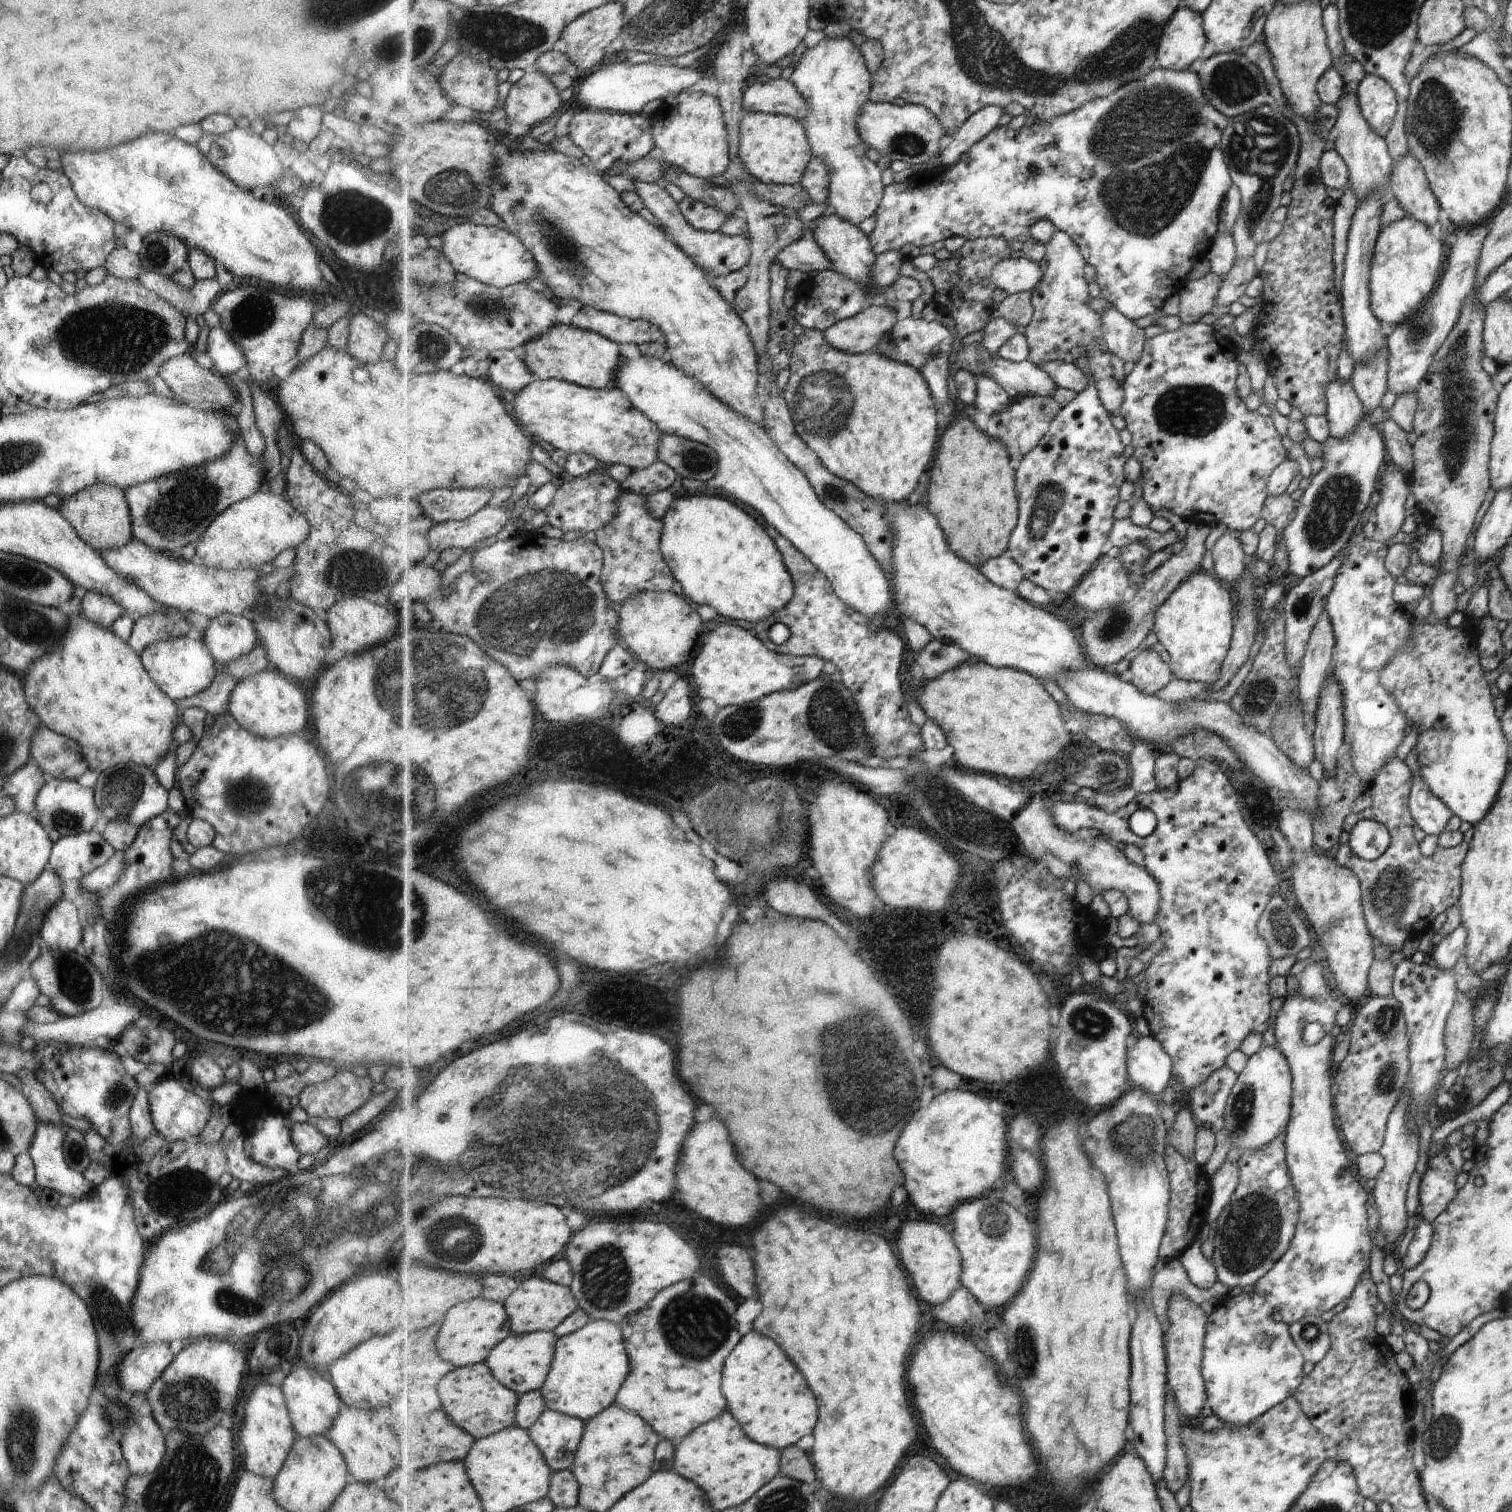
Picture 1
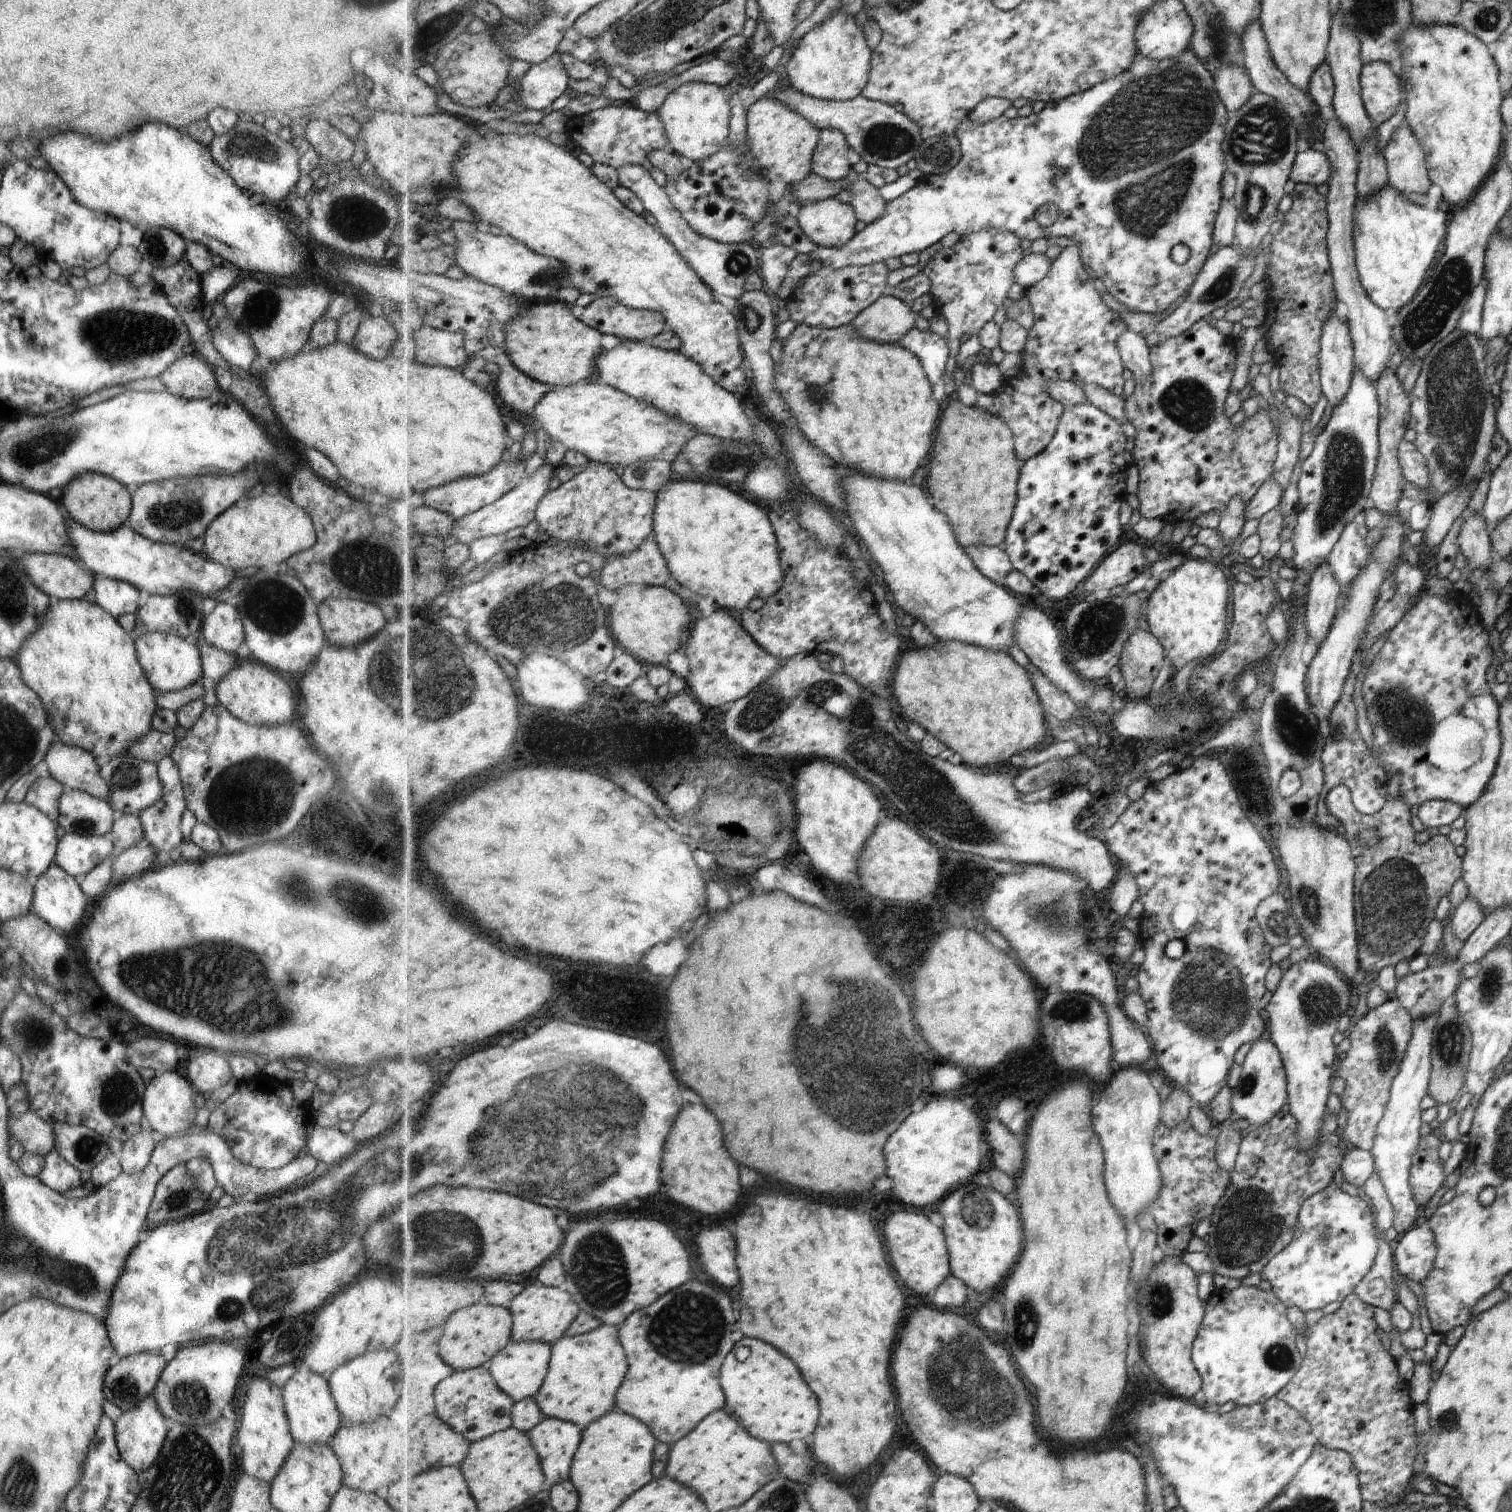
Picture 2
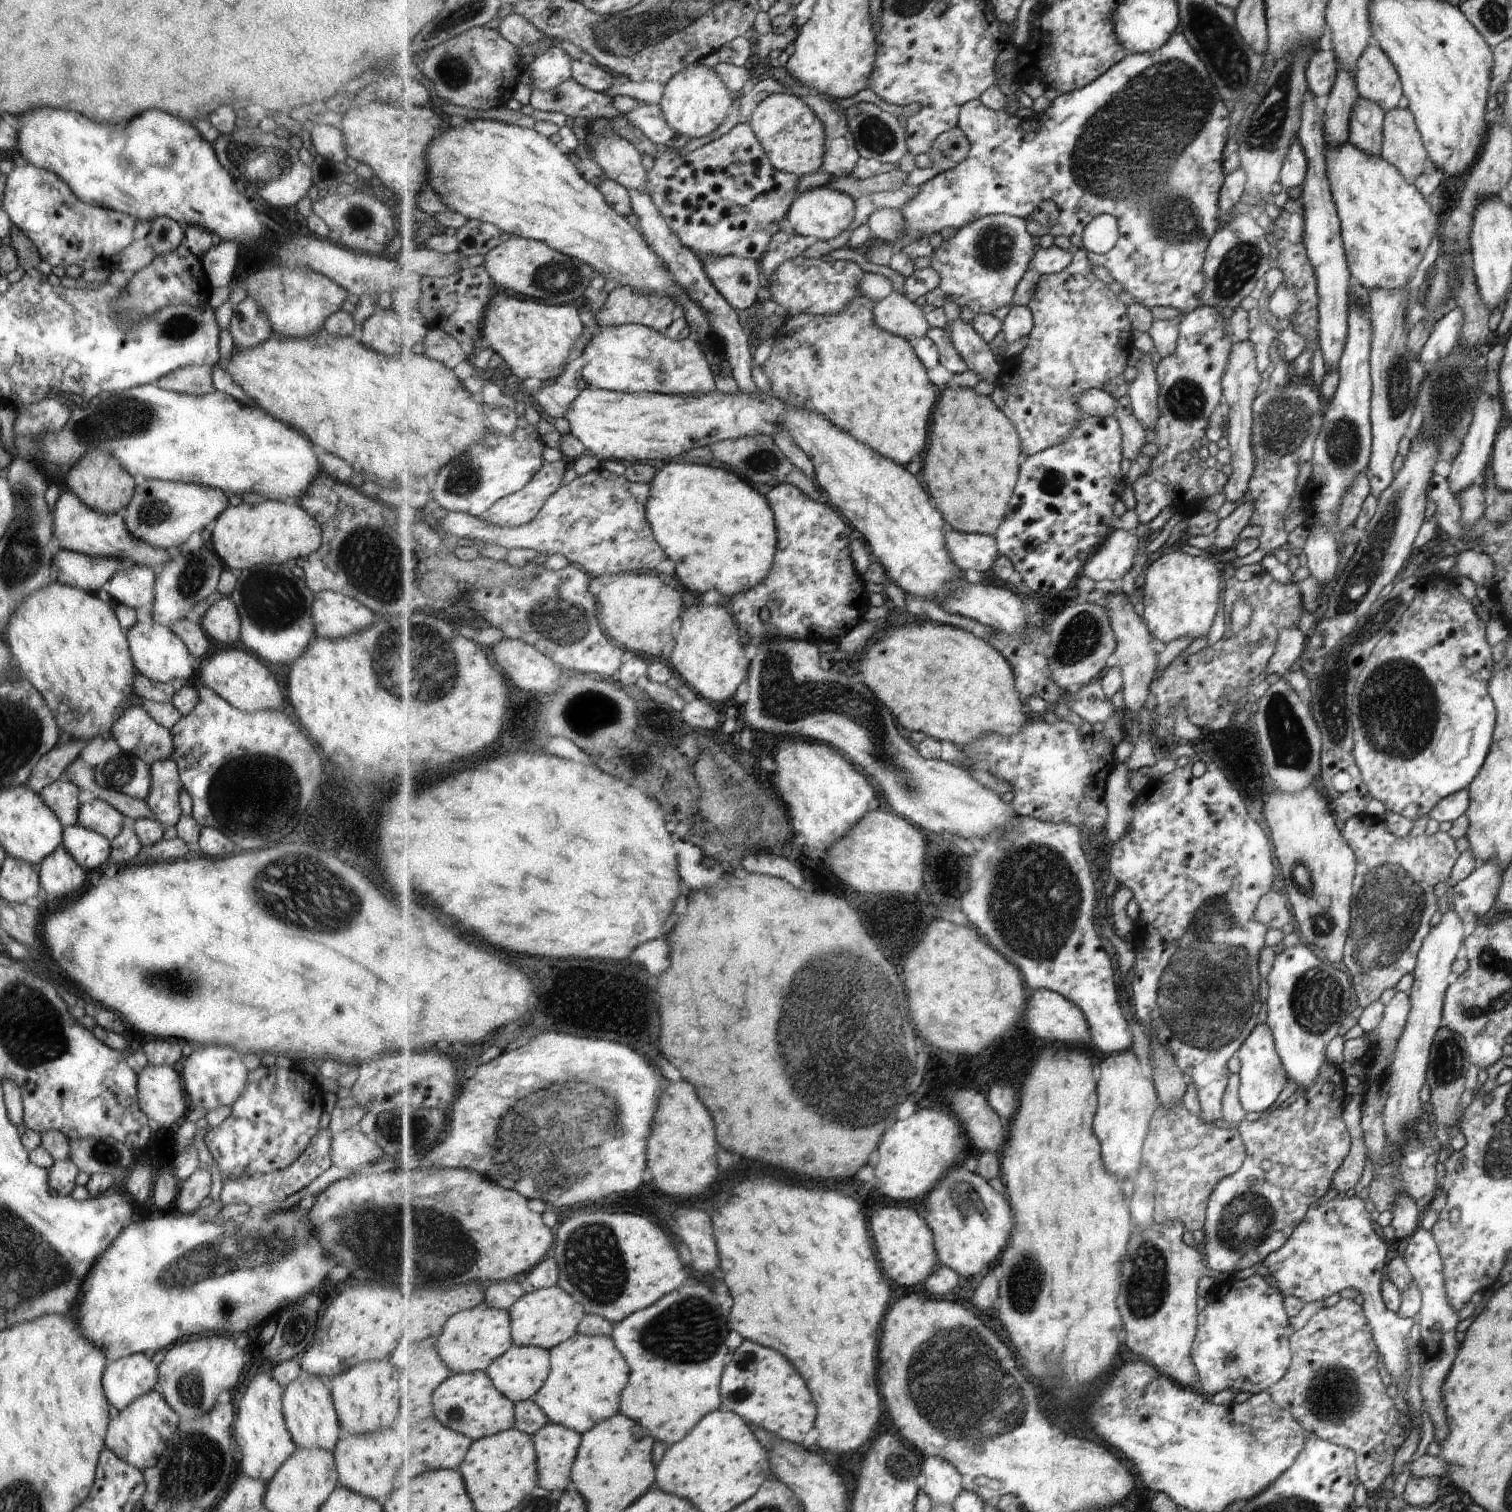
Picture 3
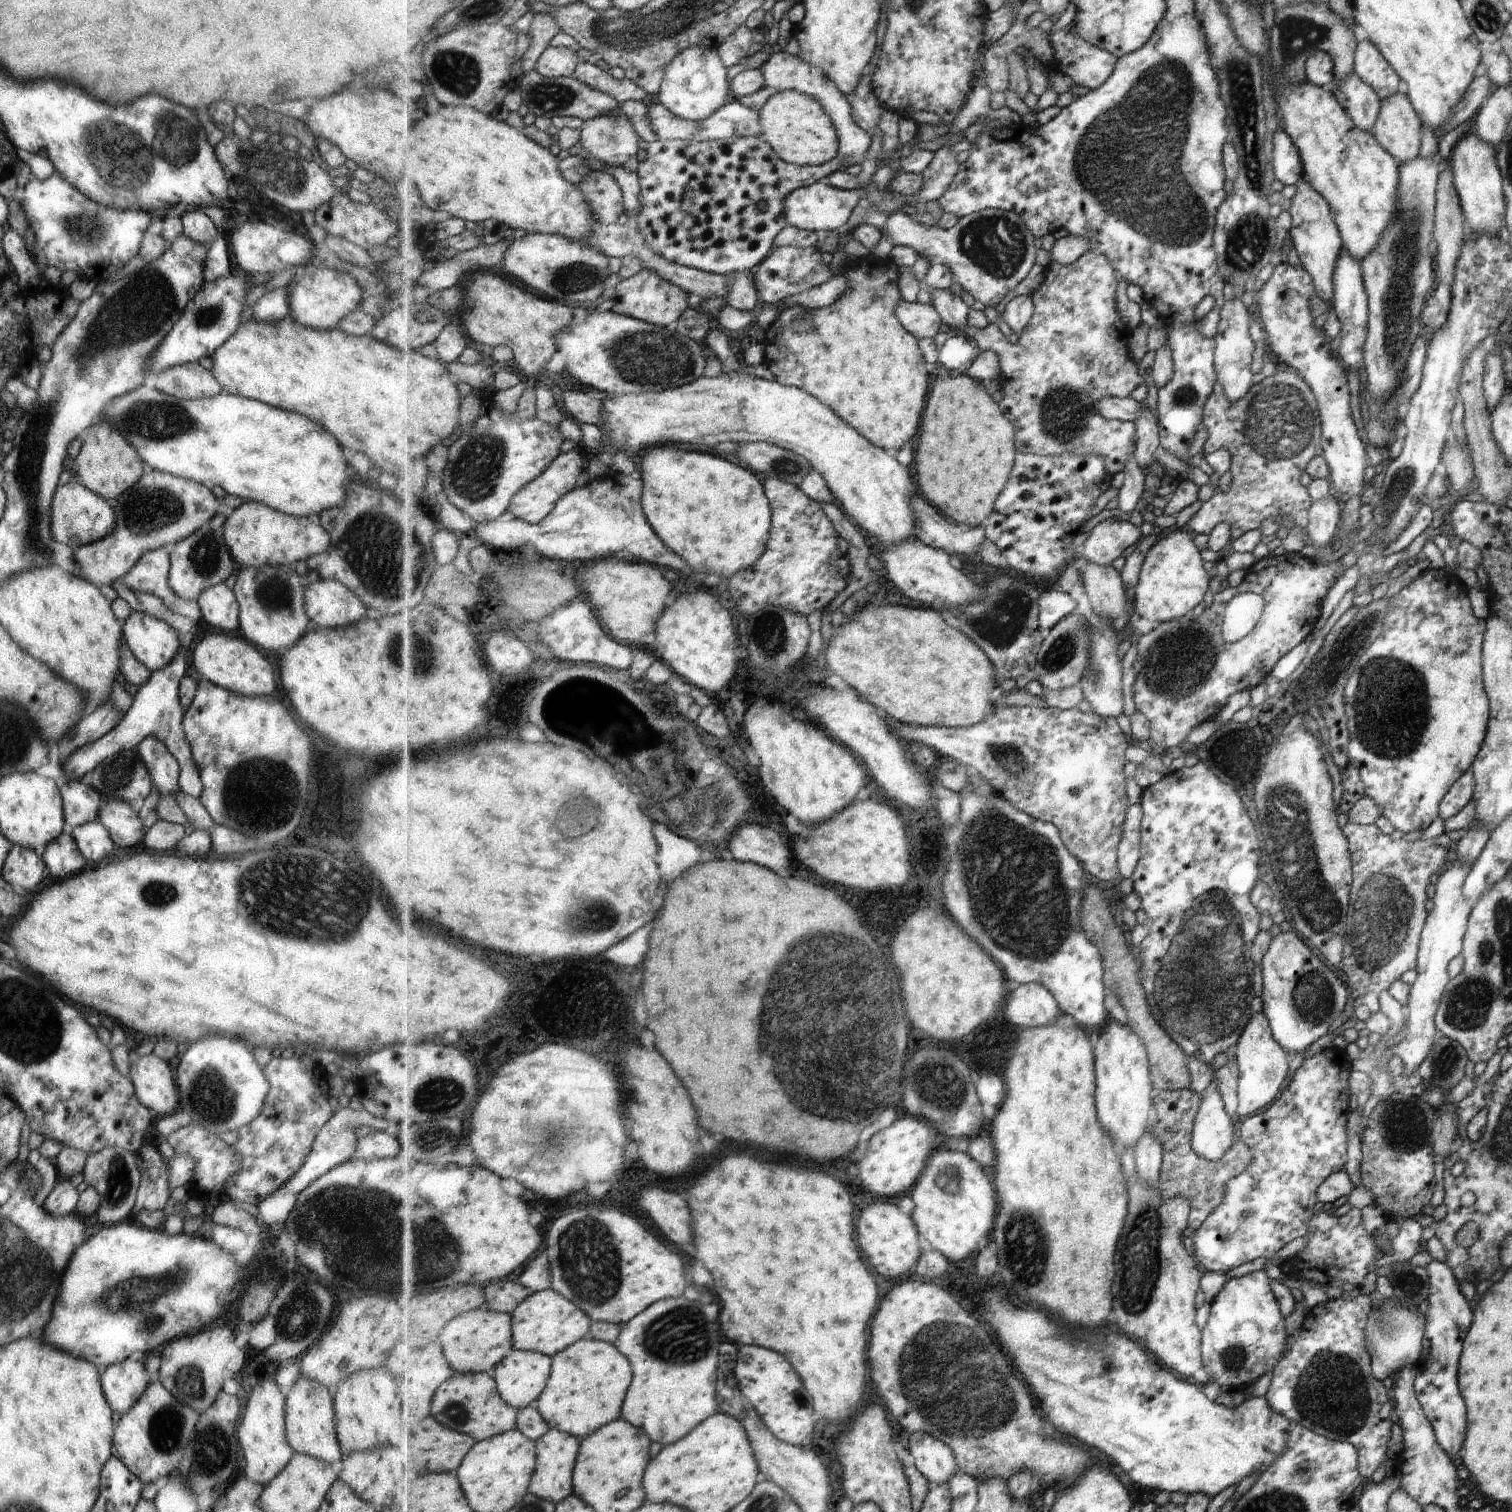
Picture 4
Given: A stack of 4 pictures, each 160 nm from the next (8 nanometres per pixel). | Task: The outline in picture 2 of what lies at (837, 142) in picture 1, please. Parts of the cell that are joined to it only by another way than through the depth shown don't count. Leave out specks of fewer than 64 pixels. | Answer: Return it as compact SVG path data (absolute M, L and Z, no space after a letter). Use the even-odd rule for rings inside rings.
M841 8L801 40L787 66L789 80L795 88L830 101L850 101L864 94L870 86L876 54L854 15L849 9ZM852 168L850 180L854 184L848 190L852 192L850 204L854 206L858 219L872 225L886 214L888 202L882 196L880 188L874 186L872 182L868 182L866 177L866 174L856 173Z

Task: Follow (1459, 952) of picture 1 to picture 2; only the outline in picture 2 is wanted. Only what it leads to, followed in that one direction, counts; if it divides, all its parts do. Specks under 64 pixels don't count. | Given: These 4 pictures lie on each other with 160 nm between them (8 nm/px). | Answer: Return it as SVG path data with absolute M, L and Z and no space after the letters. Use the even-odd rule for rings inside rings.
M1468 895L1455 909L1452 909L1449 919L1455 936L1464 942L1480 926L1484 917L1485 910L1479 900Z

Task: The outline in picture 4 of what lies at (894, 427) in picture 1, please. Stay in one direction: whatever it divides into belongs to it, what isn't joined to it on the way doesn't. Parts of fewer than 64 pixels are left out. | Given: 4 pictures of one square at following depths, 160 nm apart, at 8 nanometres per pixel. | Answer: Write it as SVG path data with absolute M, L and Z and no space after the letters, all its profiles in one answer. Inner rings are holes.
M870 255L848 260L849 267L844 274L849 280L848 291L832 306L813 311L806 307L790 307L777 317L766 334L766 364L778 382L806 389L830 405L845 421L854 424L858 432L862 432L868 440L874 440L880 448L902 448L920 432L932 380L928 361L921 339L914 336L897 315L903 300L898 284L900 266L890 256L877 258ZM806 313L812 321L808 322L806 316L802 332L794 330Z

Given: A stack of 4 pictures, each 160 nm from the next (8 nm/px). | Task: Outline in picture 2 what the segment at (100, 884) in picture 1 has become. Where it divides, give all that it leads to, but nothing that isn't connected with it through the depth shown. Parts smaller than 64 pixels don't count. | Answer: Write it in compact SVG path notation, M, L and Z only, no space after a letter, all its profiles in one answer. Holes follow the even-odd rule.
M142 839L133 847L117 852L113 862L112 883L117 884L153 868L157 862L155 850Z

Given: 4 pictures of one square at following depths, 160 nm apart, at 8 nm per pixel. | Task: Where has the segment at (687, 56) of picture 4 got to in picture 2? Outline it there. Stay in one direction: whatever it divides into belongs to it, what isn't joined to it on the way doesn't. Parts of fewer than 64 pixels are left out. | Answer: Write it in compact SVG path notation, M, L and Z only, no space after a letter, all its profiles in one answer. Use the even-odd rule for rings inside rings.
M688 82L668 94L659 113L670 138L669 149L691 162L706 160L730 146L732 105L724 87L706 82Z

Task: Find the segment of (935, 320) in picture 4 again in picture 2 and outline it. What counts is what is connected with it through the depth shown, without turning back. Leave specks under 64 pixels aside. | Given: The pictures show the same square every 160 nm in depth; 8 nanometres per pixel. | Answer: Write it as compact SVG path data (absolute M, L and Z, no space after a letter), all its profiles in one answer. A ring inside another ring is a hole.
M885 294L855 319L852 326L858 330L860 338L880 344L899 344L914 330L916 318L918 313L906 302Z

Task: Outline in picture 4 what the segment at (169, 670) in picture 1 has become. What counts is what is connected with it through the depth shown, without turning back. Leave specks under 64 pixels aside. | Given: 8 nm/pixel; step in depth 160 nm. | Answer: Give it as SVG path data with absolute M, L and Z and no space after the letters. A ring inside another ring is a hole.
M132 611L122 625L124 640L148 670L168 664L181 646L179 634L170 623L153 614Z

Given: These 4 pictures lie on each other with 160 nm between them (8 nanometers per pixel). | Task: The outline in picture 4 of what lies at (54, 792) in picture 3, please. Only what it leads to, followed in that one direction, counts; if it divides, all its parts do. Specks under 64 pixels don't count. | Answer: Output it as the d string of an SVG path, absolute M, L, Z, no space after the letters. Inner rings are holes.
M68 781L59 788L65 814L65 824L69 829L98 820L101 809L101 794L82 784L81 781Z

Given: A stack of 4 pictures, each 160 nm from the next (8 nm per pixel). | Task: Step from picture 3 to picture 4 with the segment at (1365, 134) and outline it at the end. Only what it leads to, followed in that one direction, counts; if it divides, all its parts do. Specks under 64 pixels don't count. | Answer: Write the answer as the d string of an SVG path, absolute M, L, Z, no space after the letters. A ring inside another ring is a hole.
M1355 71L1341 79L1334 77L1333 74L1329 84L1323 88L1330 90L1336 97L1336 100L1354 121L1355 127L1371 132L1381 102L1366 81L1363 81Z

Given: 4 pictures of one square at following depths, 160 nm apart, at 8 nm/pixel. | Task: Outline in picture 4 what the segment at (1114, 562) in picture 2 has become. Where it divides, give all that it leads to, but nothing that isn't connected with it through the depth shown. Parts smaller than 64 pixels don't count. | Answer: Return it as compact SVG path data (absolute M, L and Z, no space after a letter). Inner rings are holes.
M1110 517L1093 528L1080 554L1107 567L1138 546L1142 538L1142 530L1133 521Z

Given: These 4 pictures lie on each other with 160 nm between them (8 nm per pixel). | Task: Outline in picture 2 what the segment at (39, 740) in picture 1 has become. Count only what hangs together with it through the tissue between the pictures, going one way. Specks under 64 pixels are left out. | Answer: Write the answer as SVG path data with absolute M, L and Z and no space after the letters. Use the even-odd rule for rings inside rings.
M58 738L45 756L52 778L72 790L84 791L94 798L108 802L110 789L102 778L95 756L80 747L63 744Z

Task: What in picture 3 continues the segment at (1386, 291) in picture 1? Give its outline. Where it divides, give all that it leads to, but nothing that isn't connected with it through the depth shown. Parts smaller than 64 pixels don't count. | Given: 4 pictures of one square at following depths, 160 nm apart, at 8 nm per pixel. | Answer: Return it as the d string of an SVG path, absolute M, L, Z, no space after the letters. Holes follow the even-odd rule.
M1349 140L1345 143L1340 143L1339 145L1328 145L1328 142L1326 142L1323 155L1325 158L1325 171L1329 182L1329 189L1331 195L1333 196L1333 201L1340 221L1340 232L1343 240L1347 265L1351 276L1355 279L1358 279L1358 282L1368 290L1373 288L1405 288L1409 280L1414 276L1416 267L1418 264L1420 264L1422 255L1424 254L1427 246L1430 244L1432 235L1435 231L1437 231L1438 225L1440 225L1438 224L1438 220L1442 216L1437 217L1431 210L1426 197L1420 194L1414 184L1410 184L1410 182L1408 182L1402 175L1399 174L1399 172L1395 169L1395 166L1390 164L1385 158L1382 158L1381 155L1373 155L1372 153L1364 152L1362 149L1354 146Z

